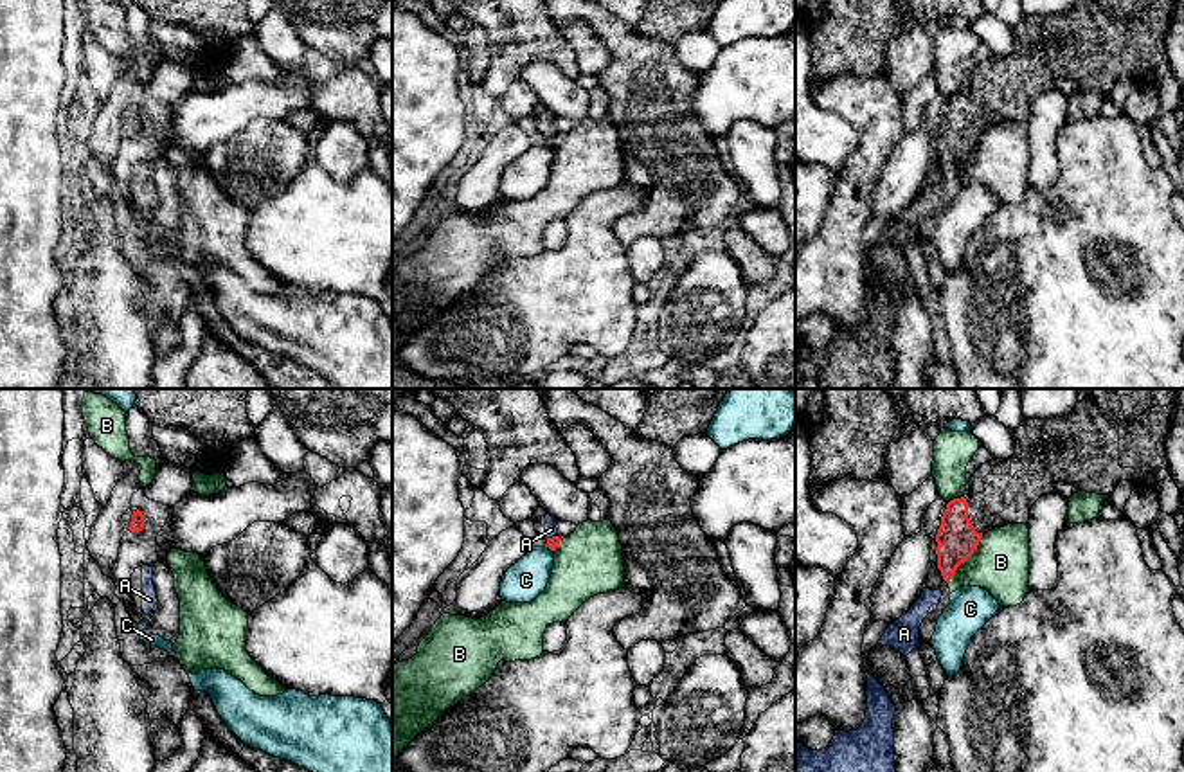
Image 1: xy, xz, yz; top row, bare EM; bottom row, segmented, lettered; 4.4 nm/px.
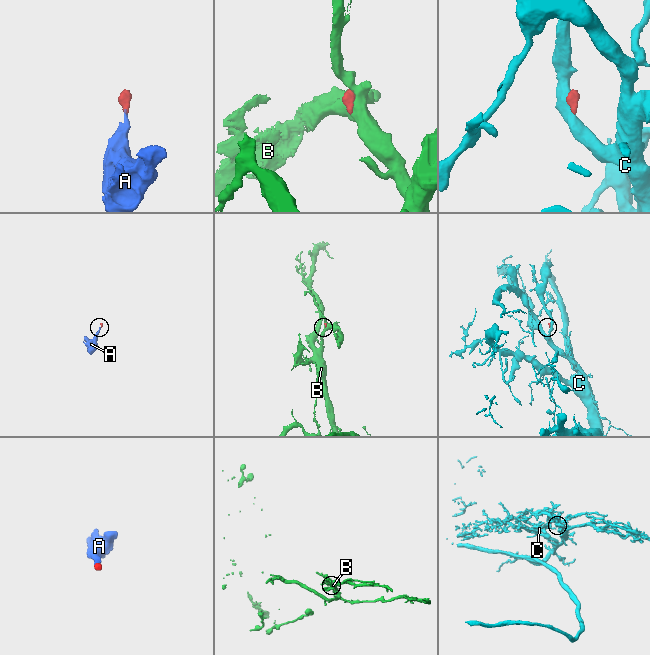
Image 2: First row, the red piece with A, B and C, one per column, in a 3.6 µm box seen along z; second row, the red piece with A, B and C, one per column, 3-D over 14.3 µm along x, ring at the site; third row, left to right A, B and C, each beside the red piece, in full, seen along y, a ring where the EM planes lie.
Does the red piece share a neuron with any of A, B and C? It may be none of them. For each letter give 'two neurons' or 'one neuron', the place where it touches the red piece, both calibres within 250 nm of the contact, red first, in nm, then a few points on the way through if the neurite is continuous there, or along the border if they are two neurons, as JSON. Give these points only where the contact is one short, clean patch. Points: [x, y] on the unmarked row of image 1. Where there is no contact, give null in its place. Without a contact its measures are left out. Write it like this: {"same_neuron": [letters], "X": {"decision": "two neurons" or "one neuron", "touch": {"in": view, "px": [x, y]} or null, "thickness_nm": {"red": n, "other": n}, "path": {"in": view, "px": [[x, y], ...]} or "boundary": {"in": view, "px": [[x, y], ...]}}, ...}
{"same_neuron": ["A"], "A": {"decision": "one neuron", "touch": {"in": "xz", "px": [553, 134]}, "thickness_nm": {"red": 50, "other": 50}, "path": {"in": "xz", "px": [[553, 139], [553, 134], [551, 126]]}}, "B": {"decision": "two neurons", "touch": {"in": "yz", "px": [965, 155]}, "thickness_nm": {"red": 180, "other": 260}, "boundary": {"in": "yz", "px": [[983, 132], [977, 144], [958, 164], [949, 180]]}}, "C": {"decision": "two neurons", "touch": {"in": "xz", "px": [549, 144]}, "thickness_nm": {"red": 50, "other": 180}, "boundary": {"in": "xz", "px": [[544, 143], [553, 148]]}}}

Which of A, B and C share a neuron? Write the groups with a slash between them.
A / B / C

